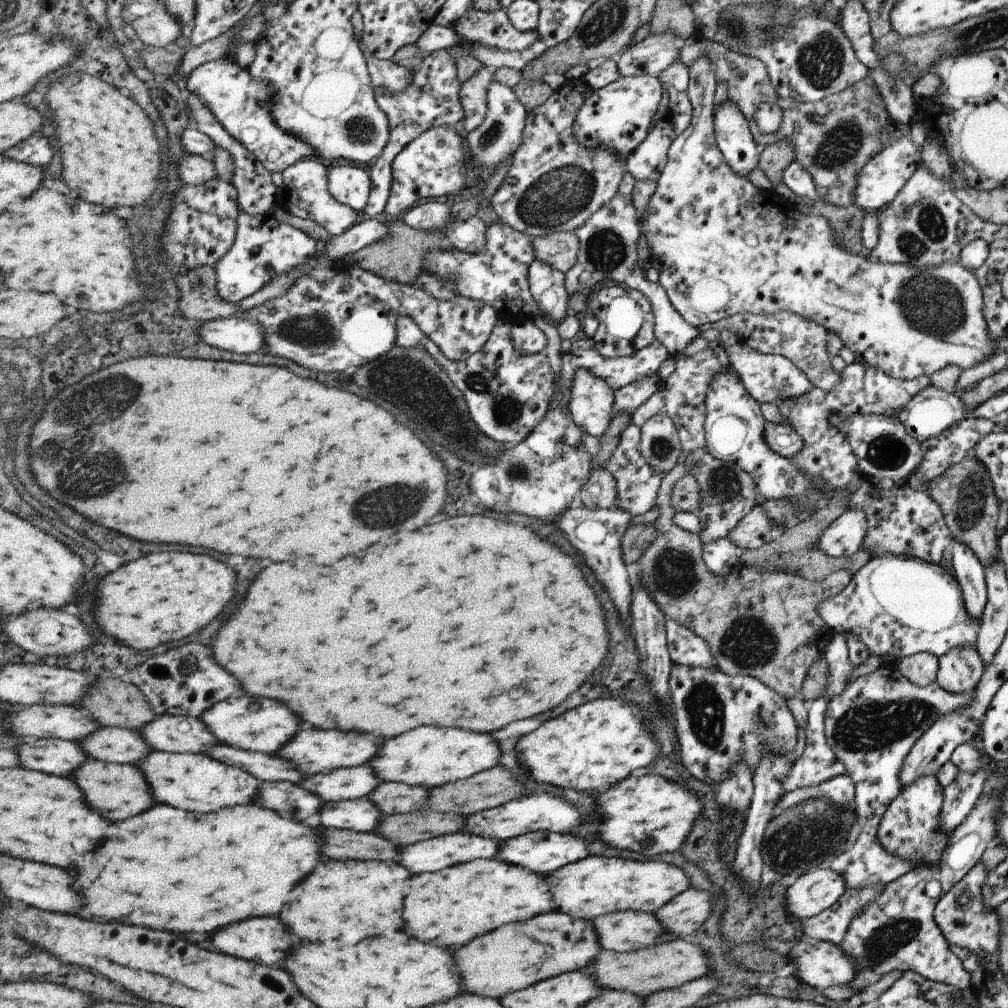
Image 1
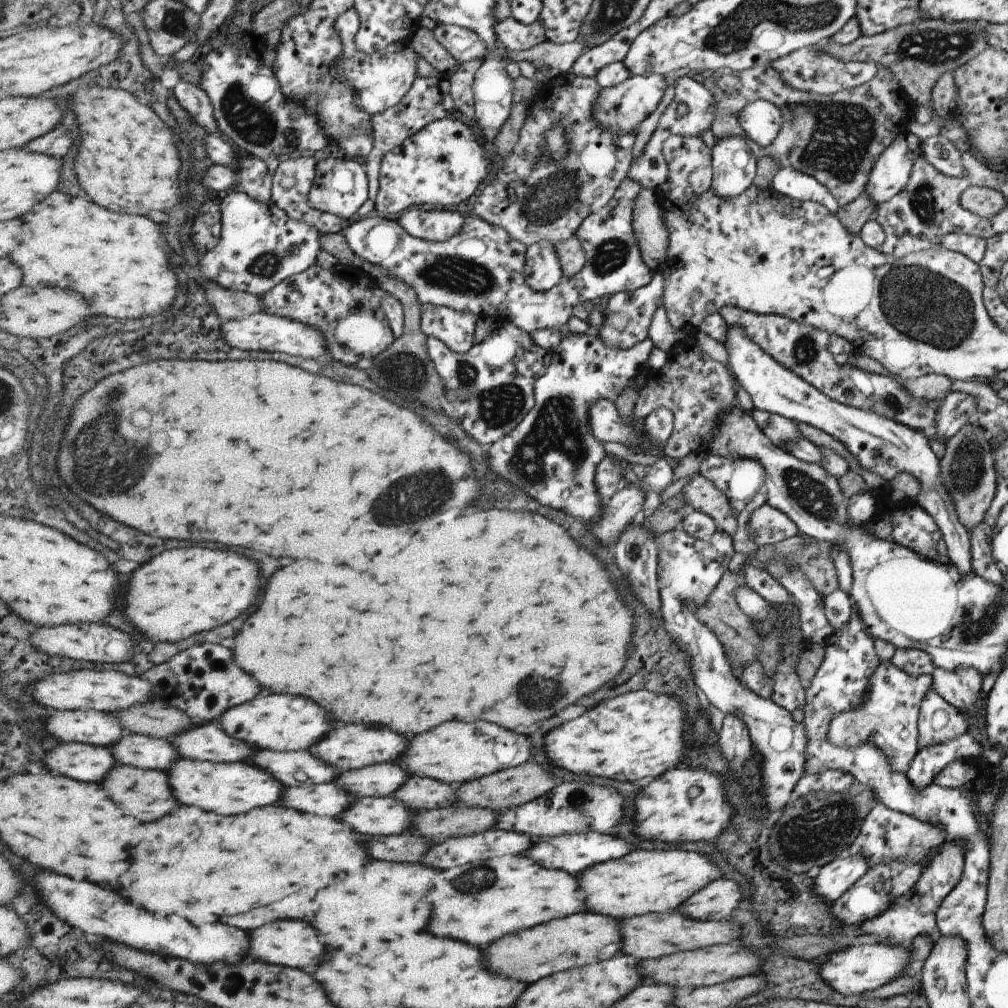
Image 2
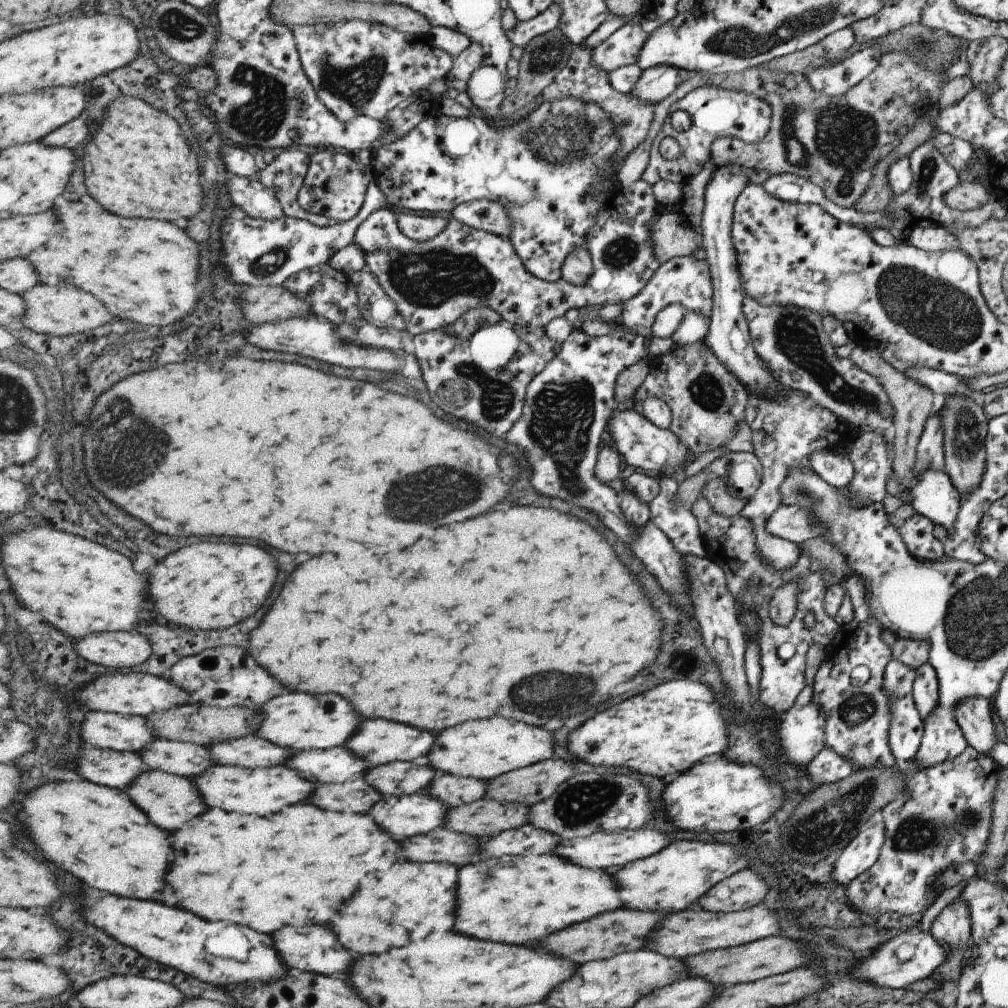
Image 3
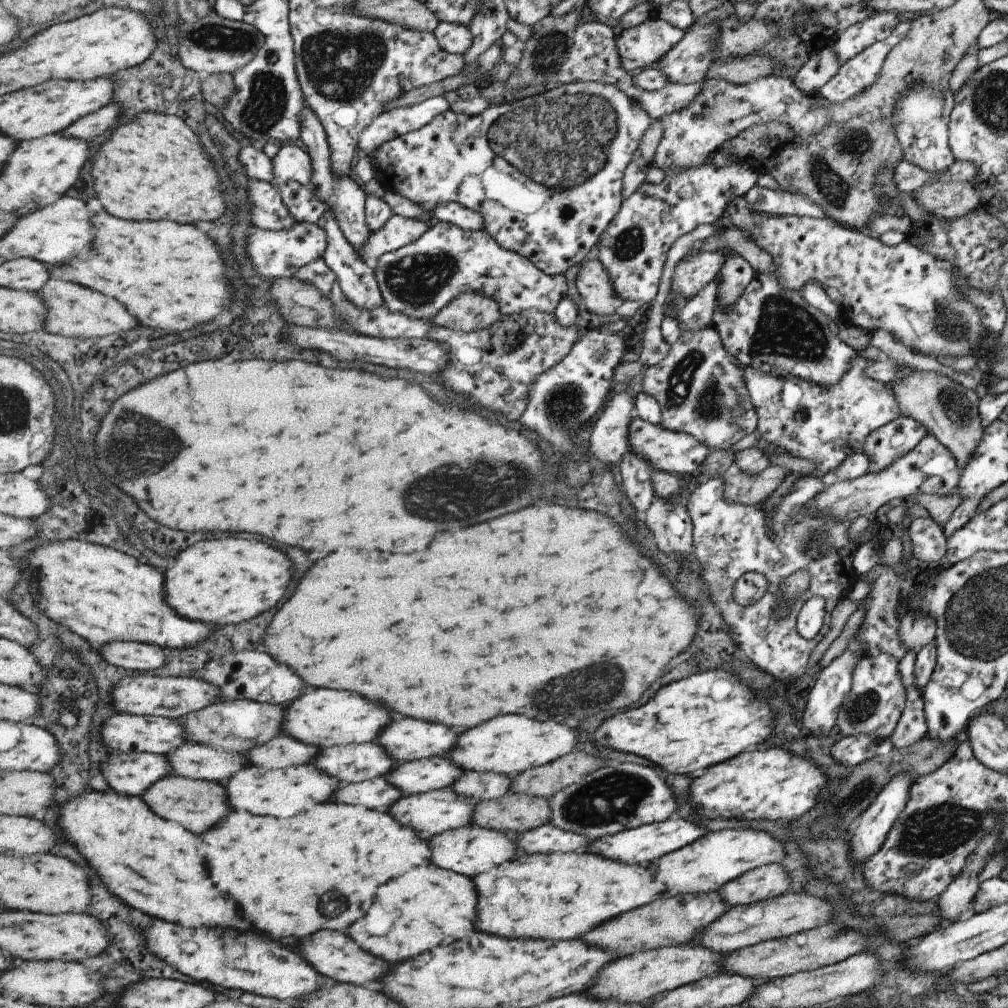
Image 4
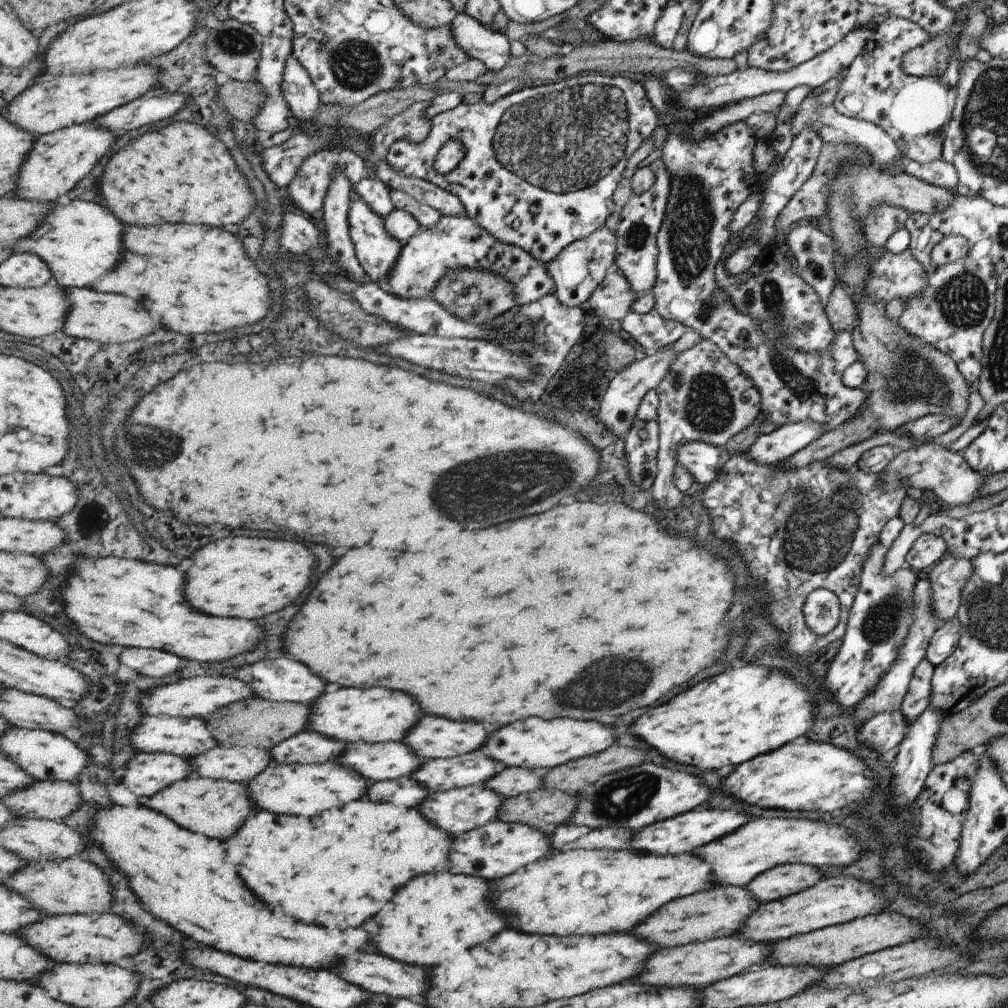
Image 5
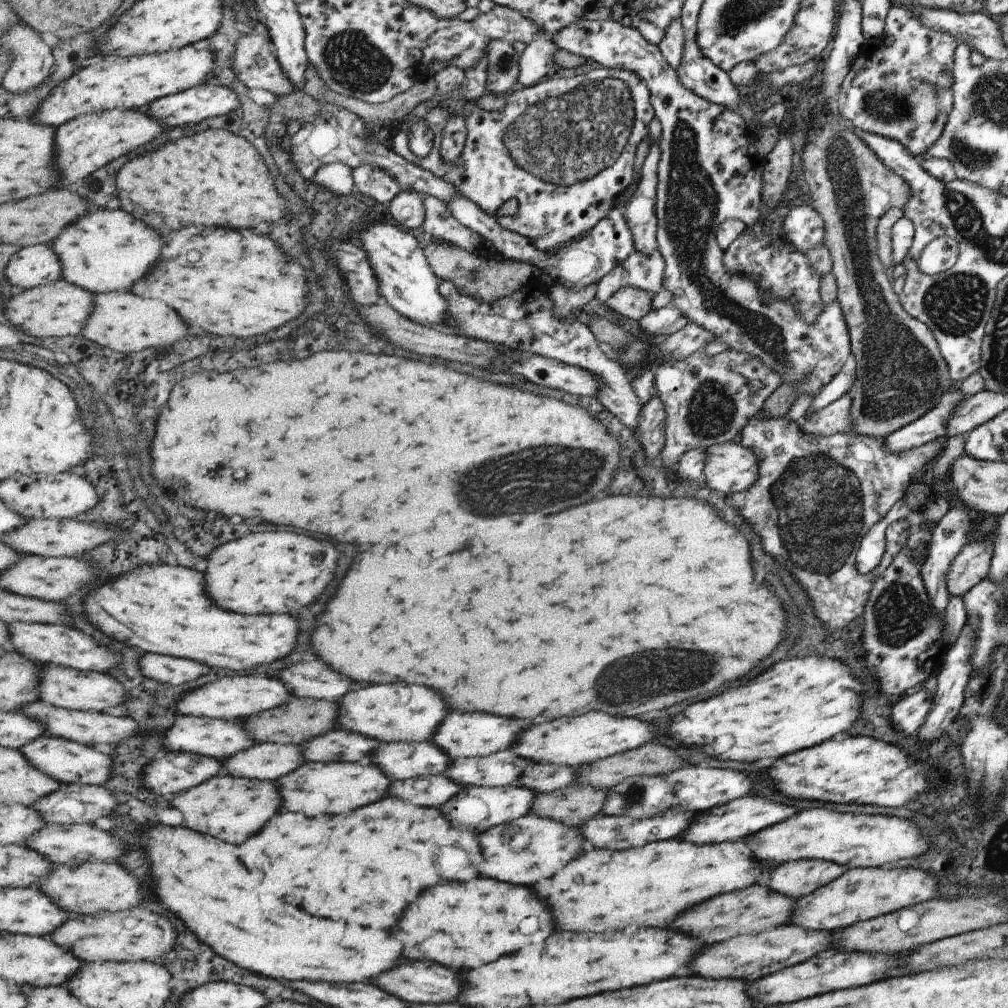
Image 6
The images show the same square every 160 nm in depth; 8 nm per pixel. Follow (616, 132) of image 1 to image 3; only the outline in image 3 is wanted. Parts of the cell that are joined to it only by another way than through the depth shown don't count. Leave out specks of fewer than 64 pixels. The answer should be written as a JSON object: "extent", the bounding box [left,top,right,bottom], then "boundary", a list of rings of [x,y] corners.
{"extent":[629,65,691,105],"boundary":[[[657,65],[643,71],[638,78],[635,88],[629,94],[640,101],[658,105],[662,100],[671,96],[672,92],[691,76],[687,70],[678,69],[671,65]]]}

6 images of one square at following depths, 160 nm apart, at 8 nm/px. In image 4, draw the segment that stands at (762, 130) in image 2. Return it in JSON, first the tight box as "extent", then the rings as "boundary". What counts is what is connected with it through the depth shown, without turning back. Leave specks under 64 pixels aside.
{"extent":[654,75,829,171],"boundary":[[[767,75],[744,85],[703,78],[692,102],[681,112],[672,112],[662,120],[664,135],[655,153],[654,166],[664,171],[699,168],[723,141],[769,121],[785,123],[801,138],[813,136],[829,122],[826,111],[817,107],[809,94],[795,88],[791,78],[779,75]]]}

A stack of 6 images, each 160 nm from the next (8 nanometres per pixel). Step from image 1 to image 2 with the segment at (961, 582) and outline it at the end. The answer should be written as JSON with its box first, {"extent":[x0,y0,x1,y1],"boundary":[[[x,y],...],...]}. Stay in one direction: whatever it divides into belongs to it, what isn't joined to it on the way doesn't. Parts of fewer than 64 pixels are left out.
{"extent":[722,327,972,575],"boundary":[[[728,327],[726,340],[722,344],[728,354],[727,360],[731,372],[749,394],[753,409],[773,413],[792,421],[805,422],[823,430],[825,434],[839,440],[859,468],[867,472],[875,472],[883,478],[892,478],[902,471],[914,476],[921,484],[921,491],[912,502],[933,517],[946,544],[945,560],[950,562],[961,575],[972,572],[969,532],[957,520],[949,493],[943,488],[938,473],[939,458],[929,448],[926,434],[876,412],[864,411],[828,399],[820,390],[813,388],[794,372],[788,371],[765,354],[746,337],[745,330],[739,327]]]}

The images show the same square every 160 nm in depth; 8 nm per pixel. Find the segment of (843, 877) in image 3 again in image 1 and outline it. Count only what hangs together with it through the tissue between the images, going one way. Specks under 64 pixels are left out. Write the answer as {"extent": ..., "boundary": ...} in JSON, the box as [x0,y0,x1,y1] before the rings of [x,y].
{"extent":[786,868,845,919],"boundary":[[[830,868],[812,869],[787,883],[786,907],[796,919],[808,919],[833,905],[845,889],[841,877]]]}

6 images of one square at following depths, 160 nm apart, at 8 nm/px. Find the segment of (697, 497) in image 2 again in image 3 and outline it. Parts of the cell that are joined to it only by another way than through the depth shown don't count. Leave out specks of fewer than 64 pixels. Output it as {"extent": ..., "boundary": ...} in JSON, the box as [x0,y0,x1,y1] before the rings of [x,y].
{"extent":[701,477,747,517],"boundary":[[[717,477],[708,478],[702,488],[701,496],[709,502],[710,507],[723,517],[737,516],[747,499],[740,499],[728,486]]]}

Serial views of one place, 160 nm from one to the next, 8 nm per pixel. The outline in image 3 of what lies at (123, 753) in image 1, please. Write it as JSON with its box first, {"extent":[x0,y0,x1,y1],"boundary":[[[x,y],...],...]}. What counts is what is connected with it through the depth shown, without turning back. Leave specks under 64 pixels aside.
{"extent":[139,739,217,778],"boundary":[[[155,739],[139,752],[147,768],[182,777],[195,778],[217,763],[210,757],[207,746],[191,741]]]}

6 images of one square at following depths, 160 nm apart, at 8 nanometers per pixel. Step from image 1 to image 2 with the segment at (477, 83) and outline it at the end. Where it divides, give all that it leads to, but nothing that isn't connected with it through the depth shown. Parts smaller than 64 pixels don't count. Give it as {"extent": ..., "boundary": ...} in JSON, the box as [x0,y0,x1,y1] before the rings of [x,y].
{"extent":[449,59,483,119],"boundary":[[[481,59],[462,63],[459,70],[460,74],[449,77],[453,89],[451,94],[456,102],[456,107],[461,113],[472,119],[476,118],[476,100],[473,85],[476,74],[483,63]]]}

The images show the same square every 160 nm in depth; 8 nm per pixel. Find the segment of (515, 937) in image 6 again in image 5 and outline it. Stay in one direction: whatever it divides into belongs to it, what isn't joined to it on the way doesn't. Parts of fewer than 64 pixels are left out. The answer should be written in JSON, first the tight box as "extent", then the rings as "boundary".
{"extent":[363,872,507,966],"boundary":[[[433,872],[431,876],[415,876],[403,892],[395,892],[391,904],[385,904],[375,920],[367,920],[363,926],[371,932],[371,940],[375,940],[379,952],[409,964],[437,966],[443,958],[459,956],[503,932],[507,922],[489,908],[489,882],[485,878]]]}

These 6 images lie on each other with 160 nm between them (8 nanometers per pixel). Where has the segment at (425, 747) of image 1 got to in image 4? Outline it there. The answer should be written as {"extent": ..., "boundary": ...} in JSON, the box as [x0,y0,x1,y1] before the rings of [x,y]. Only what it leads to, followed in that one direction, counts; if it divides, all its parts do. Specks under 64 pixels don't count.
{"extent":[448,716,581,775],"boundary":[[[497,716],[481,724],[479,728],[471,728],[463,732],[458,746],[448,755],[458,768],[464,771],[480,773],[499,773],[500,775],[521,775],[526,770],[543,766],[561,759],[578,747],[577,742],[581,730],[558,721],[540,721],[527,716]]]}

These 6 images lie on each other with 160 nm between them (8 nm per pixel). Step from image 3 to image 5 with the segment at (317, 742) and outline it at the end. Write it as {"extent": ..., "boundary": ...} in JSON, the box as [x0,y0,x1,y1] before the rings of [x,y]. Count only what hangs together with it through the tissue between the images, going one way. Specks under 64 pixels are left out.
{"extent":[307,688,421,743],"boundary":[[[339,688],[323,694],[311,704],[311,708],[313,712],[307,729],[342,743],[403,742],[406,734],[417,726],[421,718],[421,710],[409,694],[393,692],[387,688]]]}

